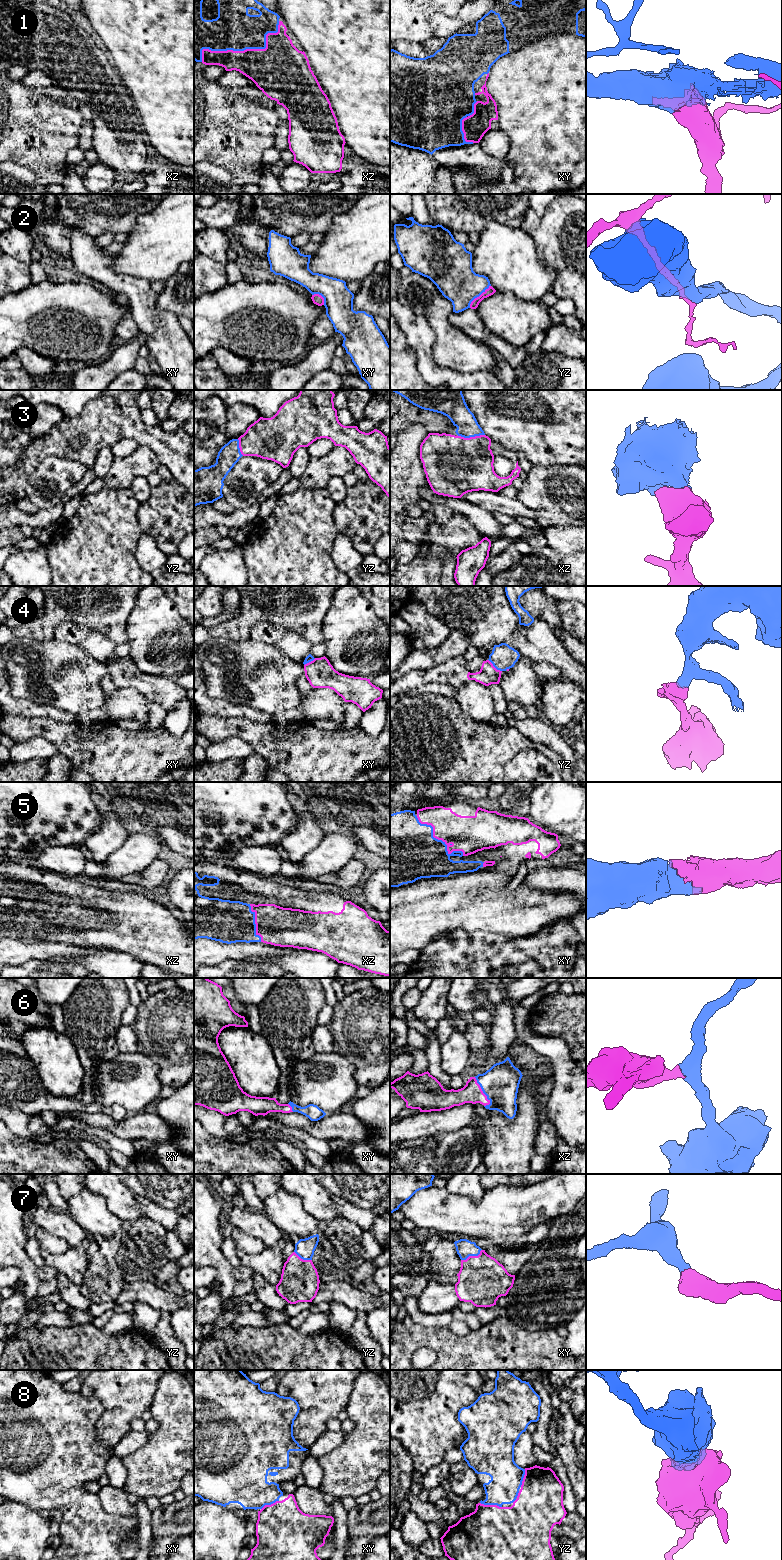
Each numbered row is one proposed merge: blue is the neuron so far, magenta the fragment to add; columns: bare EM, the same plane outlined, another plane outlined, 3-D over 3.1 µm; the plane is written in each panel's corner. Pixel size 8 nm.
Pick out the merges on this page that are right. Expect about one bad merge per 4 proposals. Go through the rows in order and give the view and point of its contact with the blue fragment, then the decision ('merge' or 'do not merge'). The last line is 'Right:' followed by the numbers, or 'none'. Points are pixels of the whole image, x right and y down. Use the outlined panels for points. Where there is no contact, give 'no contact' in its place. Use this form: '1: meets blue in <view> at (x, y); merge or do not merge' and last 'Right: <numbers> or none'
1: meets blue in xz at (244, 49); merge
2: meets blue in yz at (478, 296); merge
3: meets blue in xz at (471, 436); merge
4: meets blue in yz at (494, 666); merge
5: meets blue in xy at (437, 839); merge
6: meets blue in xz at (482, 1090); merge
7: meets blue in xy at (472, 1255); merge
8: meets blue in yz at (491, 1504); merge
Right: 1, 2, 3, 4, 5, 6, 7, 8

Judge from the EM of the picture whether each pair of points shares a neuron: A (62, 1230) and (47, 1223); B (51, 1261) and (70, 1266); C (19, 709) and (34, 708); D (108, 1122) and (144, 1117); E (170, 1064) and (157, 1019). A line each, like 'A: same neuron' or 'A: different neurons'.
A: same neuron
B: same neuron
C: same neuron
D: same neuron
E: same neuron

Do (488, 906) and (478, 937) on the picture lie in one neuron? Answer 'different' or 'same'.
different

